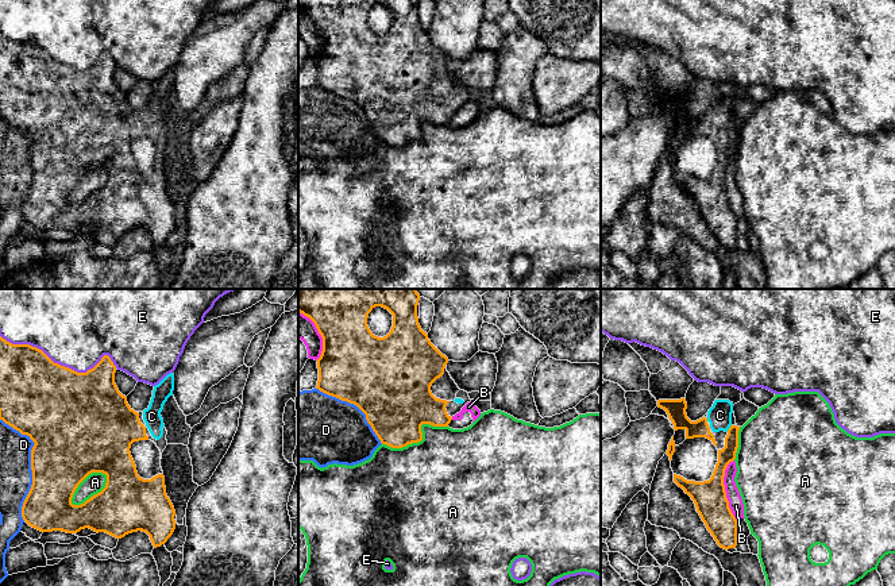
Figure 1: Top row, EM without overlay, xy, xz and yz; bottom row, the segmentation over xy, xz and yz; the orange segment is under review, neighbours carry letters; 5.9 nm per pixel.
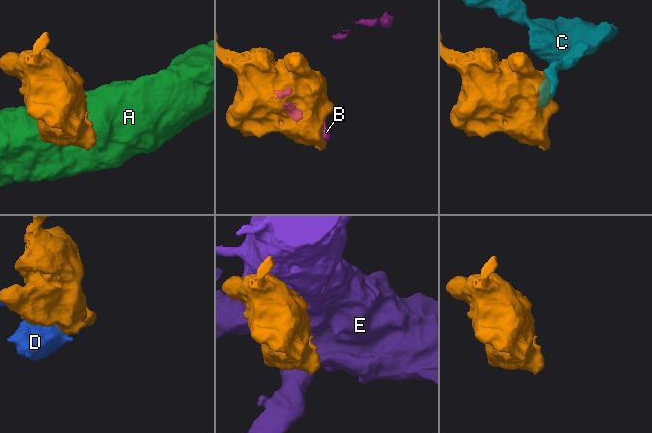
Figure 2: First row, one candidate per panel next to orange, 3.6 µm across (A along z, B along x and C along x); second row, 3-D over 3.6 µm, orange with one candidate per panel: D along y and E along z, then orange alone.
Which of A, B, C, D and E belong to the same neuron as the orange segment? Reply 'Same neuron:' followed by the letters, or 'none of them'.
Same neuron: C

